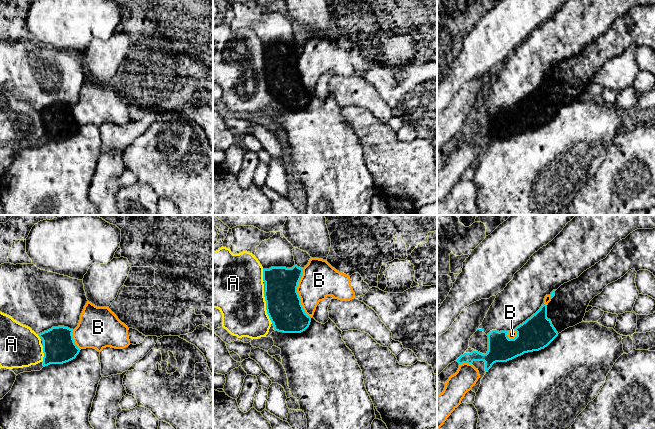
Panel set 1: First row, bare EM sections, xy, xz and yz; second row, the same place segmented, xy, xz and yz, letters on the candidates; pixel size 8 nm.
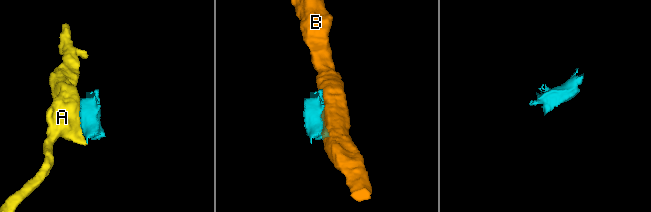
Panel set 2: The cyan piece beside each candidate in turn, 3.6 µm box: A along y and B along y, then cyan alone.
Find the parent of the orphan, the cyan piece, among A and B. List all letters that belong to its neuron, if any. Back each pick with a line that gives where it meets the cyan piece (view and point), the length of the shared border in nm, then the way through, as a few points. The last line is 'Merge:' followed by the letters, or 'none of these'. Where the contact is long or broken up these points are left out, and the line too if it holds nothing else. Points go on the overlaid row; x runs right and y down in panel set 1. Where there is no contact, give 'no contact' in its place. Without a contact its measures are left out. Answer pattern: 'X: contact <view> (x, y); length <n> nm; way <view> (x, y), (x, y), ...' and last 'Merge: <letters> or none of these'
Merge: none of these

